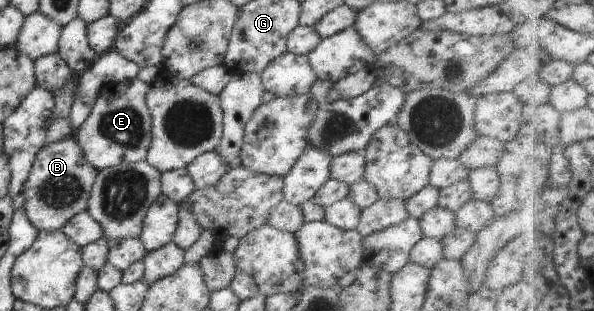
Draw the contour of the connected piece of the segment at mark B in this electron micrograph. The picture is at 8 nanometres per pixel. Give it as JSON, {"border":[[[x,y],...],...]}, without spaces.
{"border":[[[76,138],[44,145],[35,157],[30,177],[20,194],[25,198],[27,218],[39,231],[61,230],[75,215],[88,209],[91,189],[99,171],[84,157]]]}

